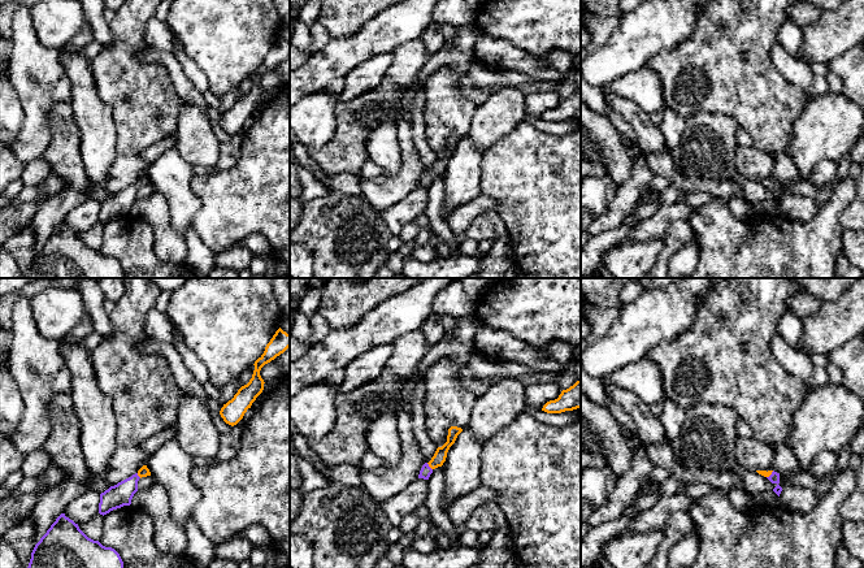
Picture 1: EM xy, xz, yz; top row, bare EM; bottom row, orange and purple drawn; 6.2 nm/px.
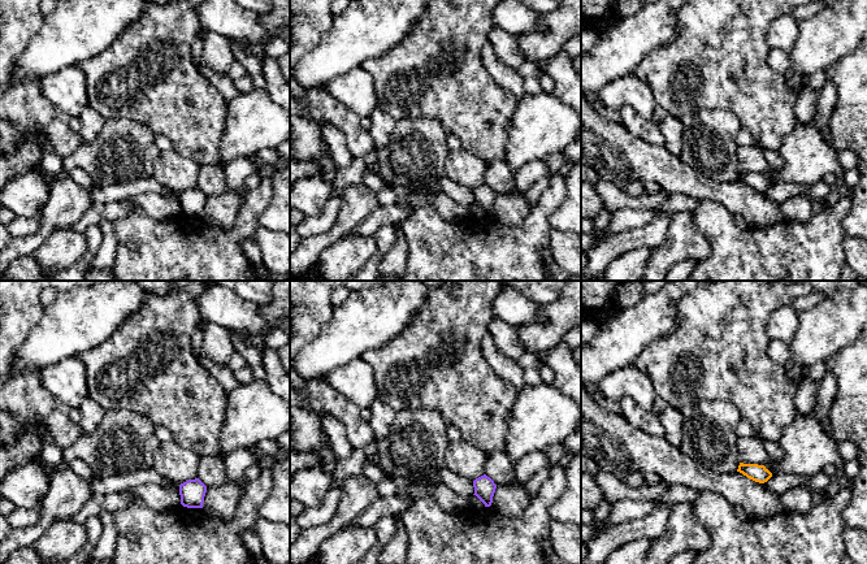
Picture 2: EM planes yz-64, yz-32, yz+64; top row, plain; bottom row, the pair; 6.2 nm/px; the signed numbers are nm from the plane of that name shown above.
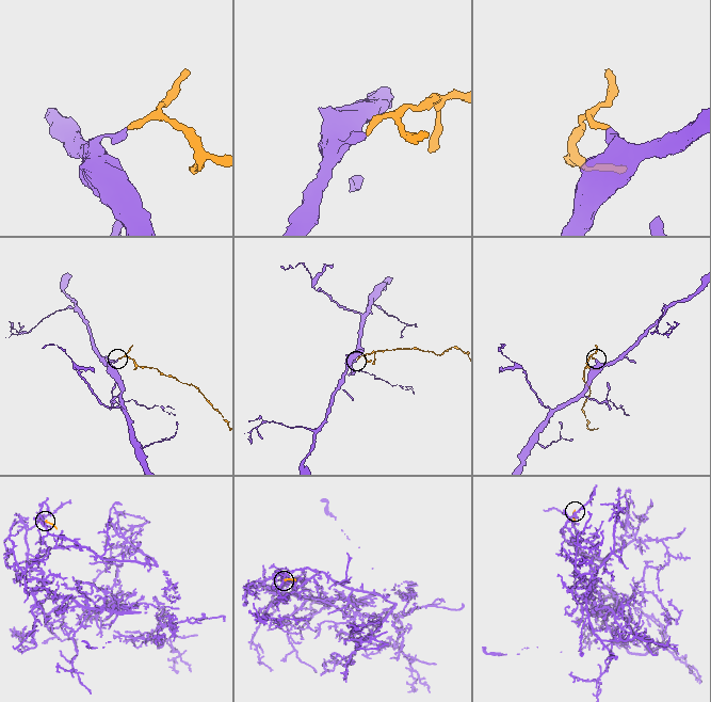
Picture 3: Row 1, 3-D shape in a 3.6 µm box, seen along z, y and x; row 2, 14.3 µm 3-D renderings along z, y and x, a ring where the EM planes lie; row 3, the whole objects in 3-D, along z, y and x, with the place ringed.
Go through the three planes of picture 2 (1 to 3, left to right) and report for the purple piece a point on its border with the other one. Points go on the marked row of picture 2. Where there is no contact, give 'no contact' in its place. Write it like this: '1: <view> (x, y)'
1: no contact
2: no contact
3: no contact

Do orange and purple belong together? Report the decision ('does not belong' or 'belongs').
belongs

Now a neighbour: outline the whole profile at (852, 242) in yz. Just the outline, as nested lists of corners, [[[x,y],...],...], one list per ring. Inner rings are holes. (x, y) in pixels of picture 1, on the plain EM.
[[[843,229],[842,253],[864,273],[864,233]]]

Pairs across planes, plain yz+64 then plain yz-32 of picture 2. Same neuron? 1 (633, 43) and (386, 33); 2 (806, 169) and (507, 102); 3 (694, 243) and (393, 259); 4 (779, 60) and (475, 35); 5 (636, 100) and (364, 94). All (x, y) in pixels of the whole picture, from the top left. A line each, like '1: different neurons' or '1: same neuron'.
1: same neuron
2: different neurons
3: different neurons
4: different neurons
5: same neuron

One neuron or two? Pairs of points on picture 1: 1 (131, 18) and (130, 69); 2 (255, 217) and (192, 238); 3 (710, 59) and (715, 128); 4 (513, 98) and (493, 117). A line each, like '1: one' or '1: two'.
1: one
2: two
3: two
4: one

